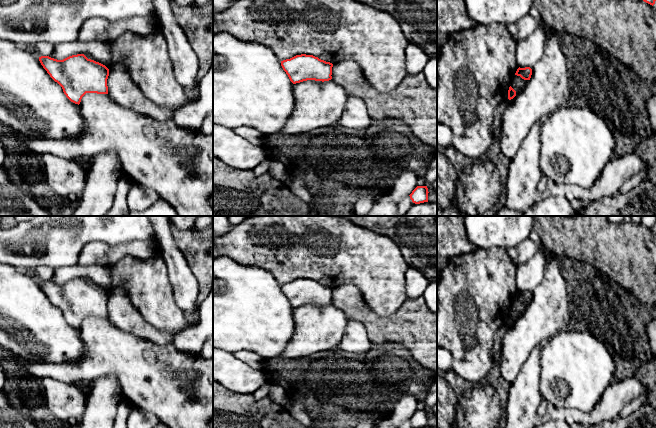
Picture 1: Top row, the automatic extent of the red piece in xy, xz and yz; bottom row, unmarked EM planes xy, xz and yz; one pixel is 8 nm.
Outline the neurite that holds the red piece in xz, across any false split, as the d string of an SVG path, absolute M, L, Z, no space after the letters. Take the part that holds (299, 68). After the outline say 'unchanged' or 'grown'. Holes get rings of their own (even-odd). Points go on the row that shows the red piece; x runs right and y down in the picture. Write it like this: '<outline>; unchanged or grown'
M296 55L281 61L281 66L293 84L307 80L324 82L332 79L333 64L313 55Z; unchanged

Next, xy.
M84 54L63 60L41 56L39 61L50 77L62 87L66 97L75 104L79 105L86 93L108 94L109 69Z; unchanged

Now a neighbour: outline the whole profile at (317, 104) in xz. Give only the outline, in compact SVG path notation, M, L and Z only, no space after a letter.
M307 80L293 86L294 110L282 129L284 135L296 135L338 123L347 94L334 82Z

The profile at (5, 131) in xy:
M0 123L0 140L6 136L18 135L13 129Z

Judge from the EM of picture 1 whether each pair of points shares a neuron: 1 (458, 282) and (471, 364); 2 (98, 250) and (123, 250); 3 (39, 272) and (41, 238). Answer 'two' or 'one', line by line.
1: one
2: one
3: two

